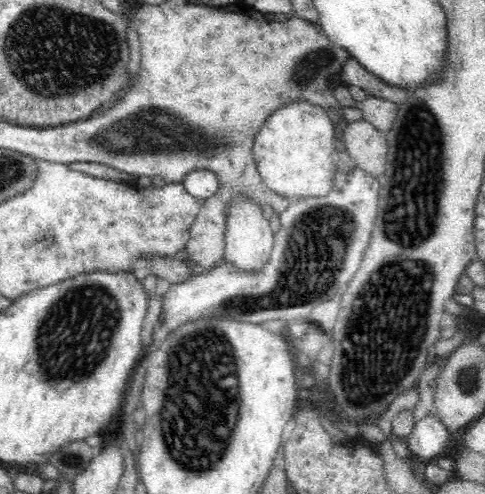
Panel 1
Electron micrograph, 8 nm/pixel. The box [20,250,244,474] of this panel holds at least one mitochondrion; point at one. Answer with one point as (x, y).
(73, 339)

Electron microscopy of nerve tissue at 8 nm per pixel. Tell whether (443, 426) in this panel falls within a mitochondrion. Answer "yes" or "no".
no

